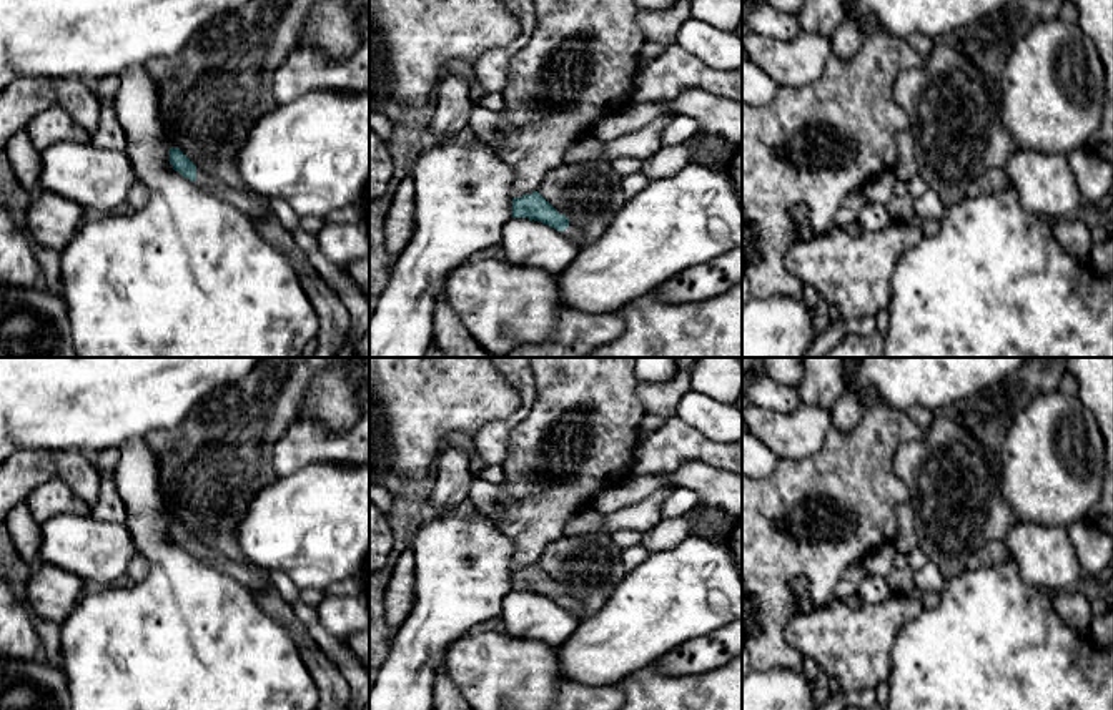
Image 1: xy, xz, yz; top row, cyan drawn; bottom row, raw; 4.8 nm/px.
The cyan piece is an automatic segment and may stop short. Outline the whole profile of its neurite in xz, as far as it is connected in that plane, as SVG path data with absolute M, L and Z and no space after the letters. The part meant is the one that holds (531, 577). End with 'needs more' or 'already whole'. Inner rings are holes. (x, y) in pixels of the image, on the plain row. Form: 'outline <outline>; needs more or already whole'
outline M537 564L514 569L511 574L511 590L529 590L564 604L576 615L582 615L582 605L569 595L566 587L559 585Z; needs more

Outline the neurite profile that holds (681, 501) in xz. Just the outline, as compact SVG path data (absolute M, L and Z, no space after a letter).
M675 487L662 502L660 517L674 519L682 517L699 505L699 497L694 491Z

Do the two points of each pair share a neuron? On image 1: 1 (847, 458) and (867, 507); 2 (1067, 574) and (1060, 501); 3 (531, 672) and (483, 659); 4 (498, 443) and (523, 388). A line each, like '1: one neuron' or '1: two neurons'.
1: one neuron
2: two neurons
3: one neuron
4: one neuron

